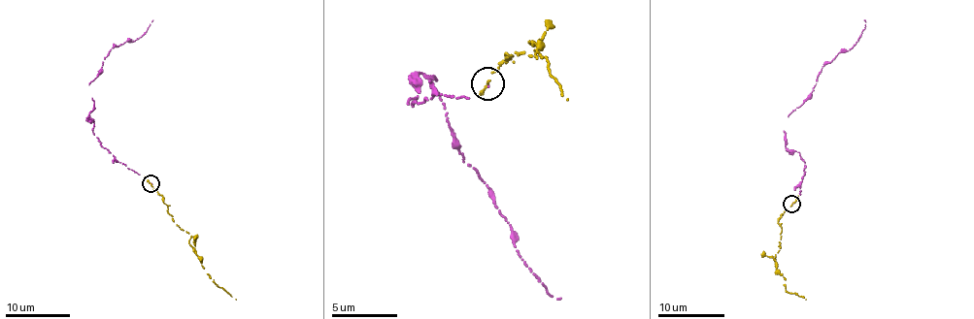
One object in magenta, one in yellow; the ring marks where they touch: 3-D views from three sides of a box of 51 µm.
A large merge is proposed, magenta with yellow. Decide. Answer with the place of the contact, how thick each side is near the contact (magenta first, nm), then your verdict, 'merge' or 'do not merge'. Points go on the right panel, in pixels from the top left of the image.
place (791, 204); calibres 130 and 240 nm; merge

